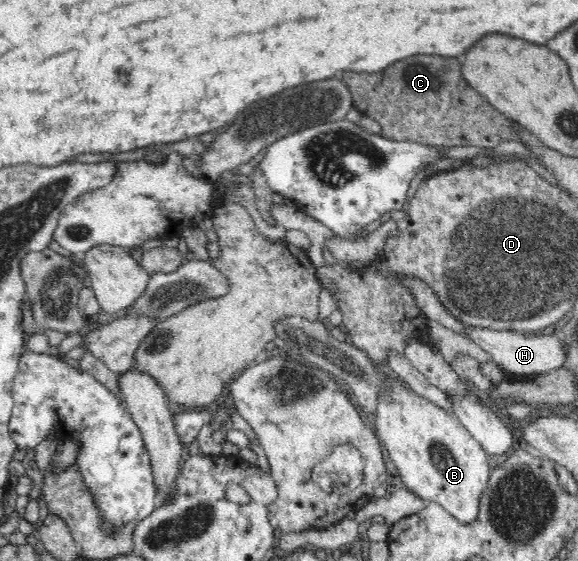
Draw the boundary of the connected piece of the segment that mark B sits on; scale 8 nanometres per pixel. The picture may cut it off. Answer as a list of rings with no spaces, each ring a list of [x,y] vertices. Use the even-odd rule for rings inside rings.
[[[385,378],[381,383],[375,434],[397,468],[398,484],[427,502],[442,505],[461,523],[475,521],[480,495],[490,478],[487,452],[456,415],[414,393],[400,378]]]

